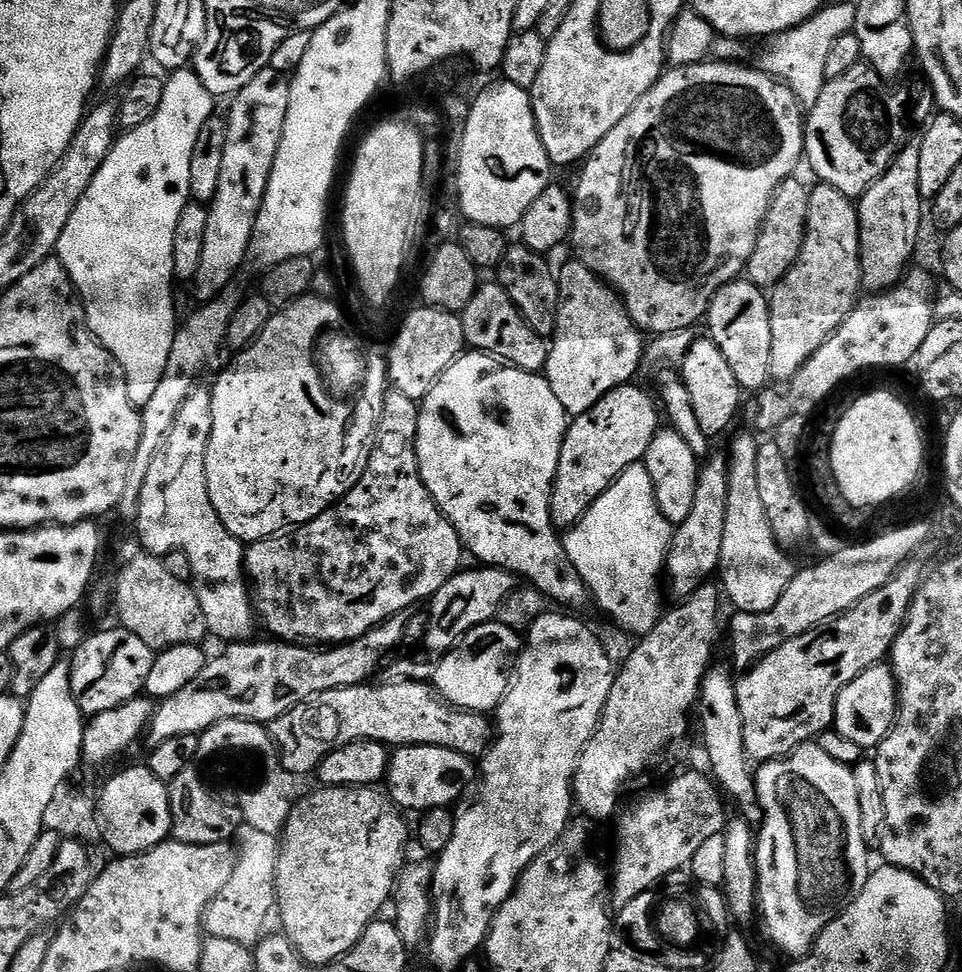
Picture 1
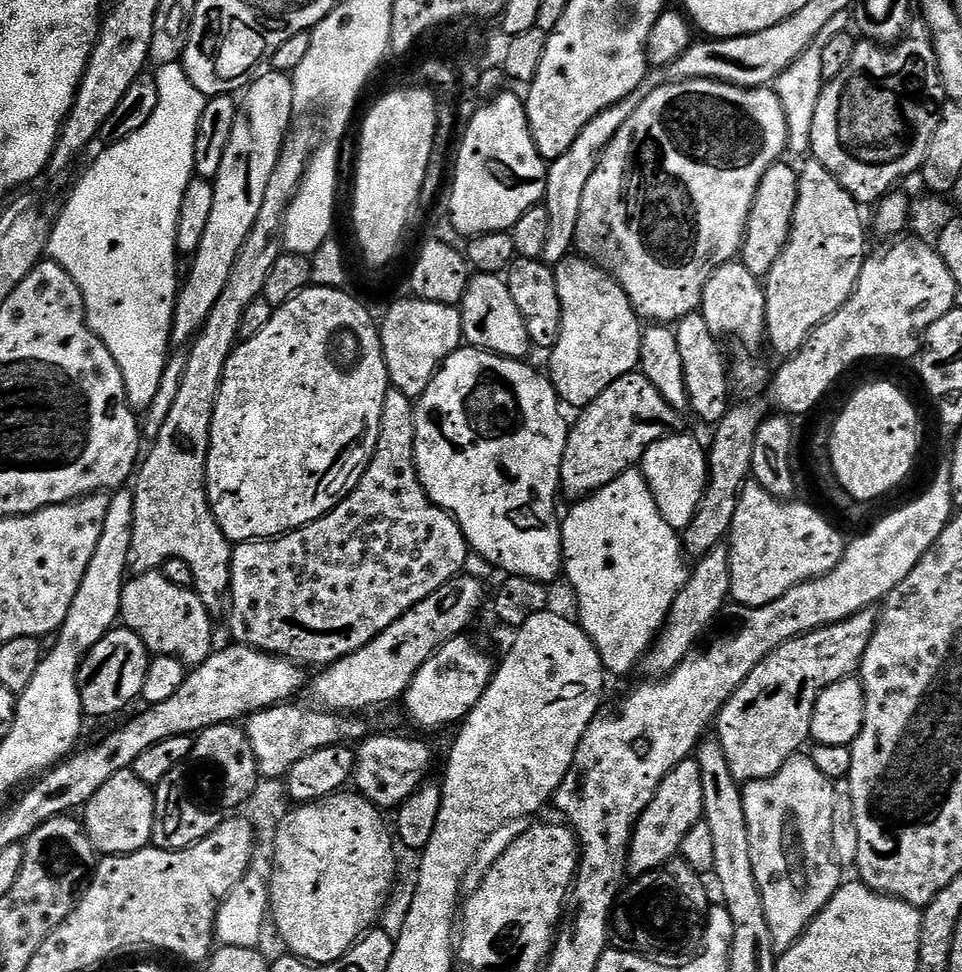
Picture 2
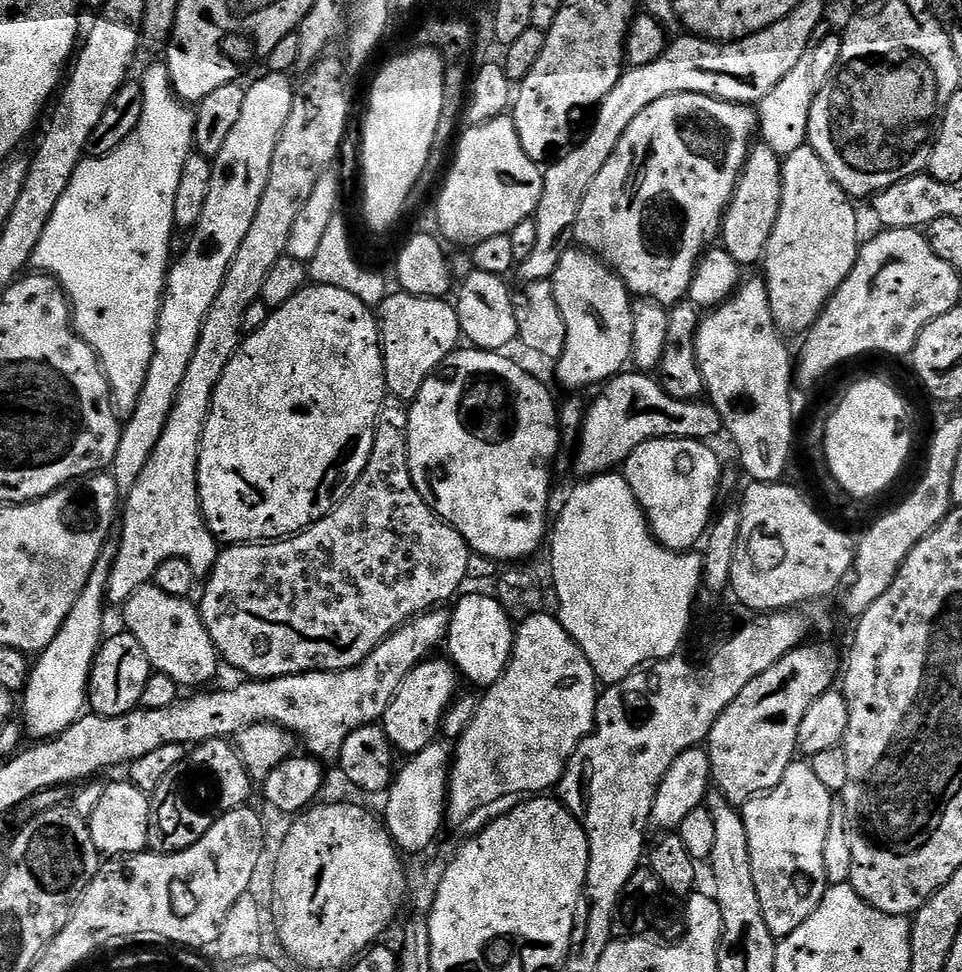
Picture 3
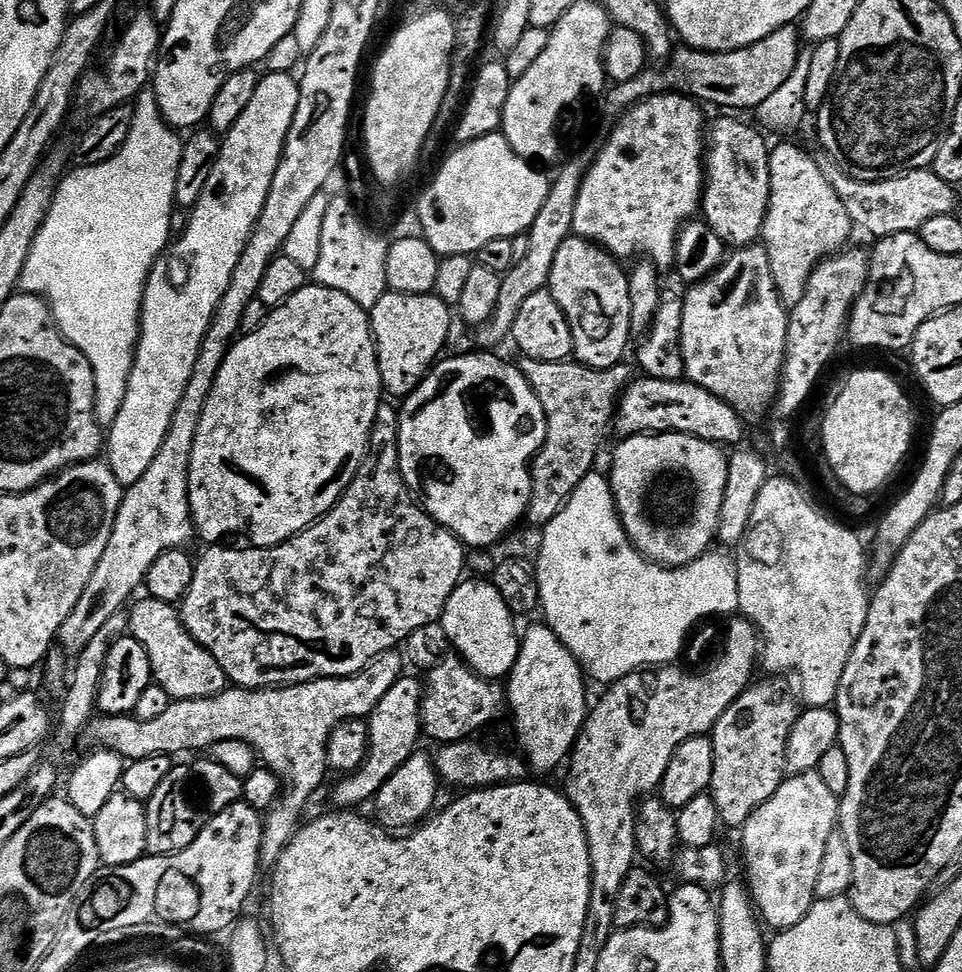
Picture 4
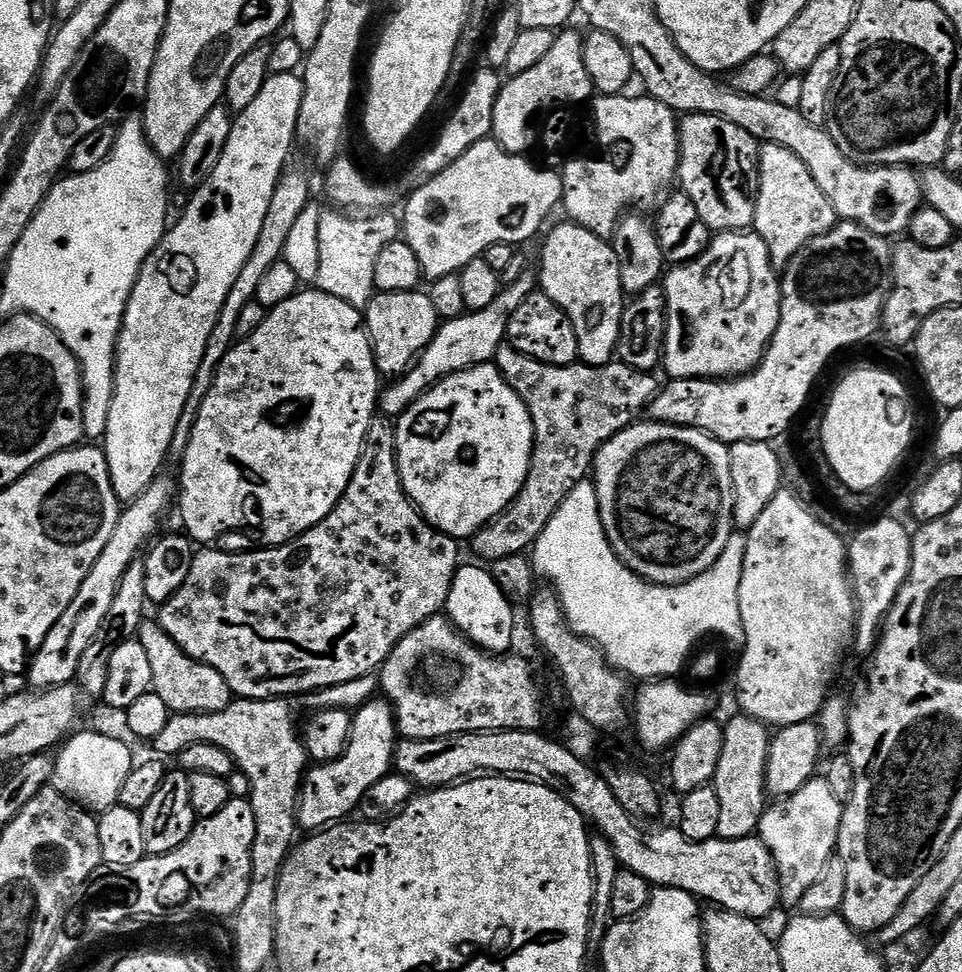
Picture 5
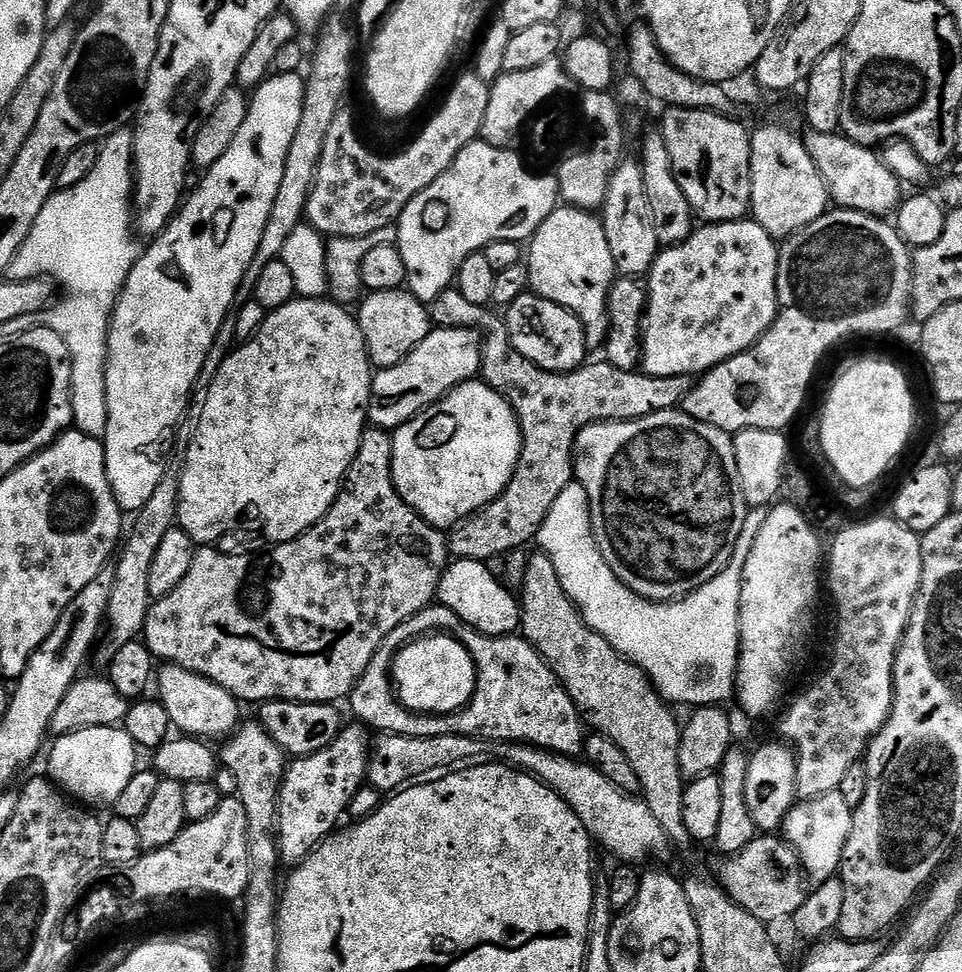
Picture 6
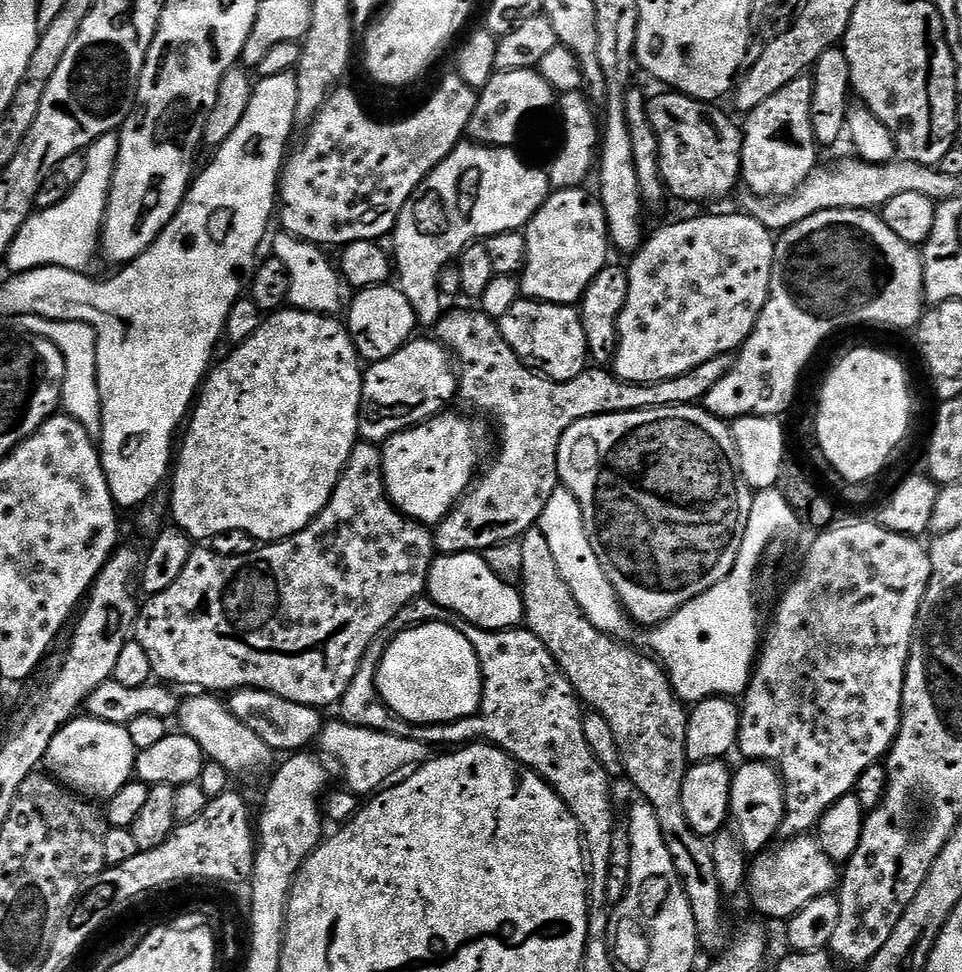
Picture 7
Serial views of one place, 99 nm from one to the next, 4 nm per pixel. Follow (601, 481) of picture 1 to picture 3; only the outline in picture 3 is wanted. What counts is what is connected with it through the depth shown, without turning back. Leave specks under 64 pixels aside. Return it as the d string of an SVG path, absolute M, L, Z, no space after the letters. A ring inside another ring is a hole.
M625 370L619 376L613 376L599 389L599 392L600 397L593 404L587 405L584 423L581 424L578 433L580 445L576 448L576 472L580 478L603 476L606 472L619 469L627 460L628 455L634 450L638 450L638 446L642 446L647 440L683 438L708 442L711 441L711 436L716 436L722 432L720 415L711 402L705 402L703 399L679 400L674 398L664 392L659 379L639 370Z

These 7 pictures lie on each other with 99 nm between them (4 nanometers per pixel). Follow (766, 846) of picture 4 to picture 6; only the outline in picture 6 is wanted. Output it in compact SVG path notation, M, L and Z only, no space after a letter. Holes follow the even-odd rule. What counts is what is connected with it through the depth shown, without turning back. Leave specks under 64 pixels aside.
M840 791L801 799L786 814L782 825L782 839L798 854L800 867L813 885L833 879L840 871L846 838L850 838L854 809L846 806Z

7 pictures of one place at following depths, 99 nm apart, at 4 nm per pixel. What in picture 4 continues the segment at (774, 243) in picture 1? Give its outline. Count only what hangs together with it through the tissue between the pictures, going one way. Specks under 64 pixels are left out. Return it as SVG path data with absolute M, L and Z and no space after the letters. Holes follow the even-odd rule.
M716 120L706 136L702 216L732 250L755 245L763 237L770 206L770 144L756 128L740 120Z

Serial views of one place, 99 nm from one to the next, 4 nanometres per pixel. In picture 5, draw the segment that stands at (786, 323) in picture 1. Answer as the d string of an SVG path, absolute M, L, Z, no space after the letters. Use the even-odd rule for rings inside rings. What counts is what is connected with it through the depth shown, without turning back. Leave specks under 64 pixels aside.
M764 144L760 150L760 189L756 195L754 230L770 250L772 267L777 270L787 268L802 246L826 234L837 223L834 206L830 206L826 194L822 194L802 158L777 144Z

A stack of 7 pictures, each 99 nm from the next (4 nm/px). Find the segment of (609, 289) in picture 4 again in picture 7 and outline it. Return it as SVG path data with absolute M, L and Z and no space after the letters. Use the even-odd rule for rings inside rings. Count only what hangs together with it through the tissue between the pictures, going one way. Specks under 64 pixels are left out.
M583 187L553 191L540 209L530 217L523 229L528 262L519 277L519 282L520 291L527 299L544 300L547 304L579 305L590 282L594 282L596 275L609 263L610 241L604 208L593 193L591 196L590 193L584 191Z

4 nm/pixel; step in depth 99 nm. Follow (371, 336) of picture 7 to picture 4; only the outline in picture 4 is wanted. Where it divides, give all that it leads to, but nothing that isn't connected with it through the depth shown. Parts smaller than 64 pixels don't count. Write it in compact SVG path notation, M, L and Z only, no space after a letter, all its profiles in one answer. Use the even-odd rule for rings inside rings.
M388 290L370 311L380 386L385 393L406 398L441 359L440 351L452 332L454 312L434 294L402 294Z

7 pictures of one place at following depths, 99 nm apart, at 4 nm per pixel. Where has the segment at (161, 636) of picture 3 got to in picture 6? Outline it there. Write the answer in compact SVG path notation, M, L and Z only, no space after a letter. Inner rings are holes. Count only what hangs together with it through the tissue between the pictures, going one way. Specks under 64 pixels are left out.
M164 664L155 673L154 680L160 683L160 693L158 699L160 705L166 710L170 718L172 728L177 733L188 738L209 738L208 736L220 736L227 738L236 731L241 723L240 708L241 701L235 696L231 696L218 682L210 682L205 676L194 674L177 664Z

